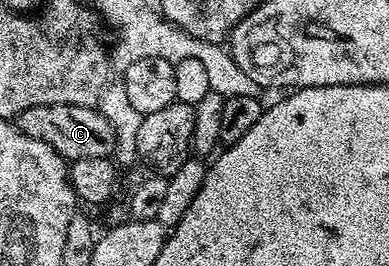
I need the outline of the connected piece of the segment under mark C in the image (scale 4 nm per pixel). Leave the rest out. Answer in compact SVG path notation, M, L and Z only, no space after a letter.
M46 105L29 107L17 118L19 130L60 153L70 163L77 159L101 159L115 152L115 129L98 108L78 109L72 105Z

